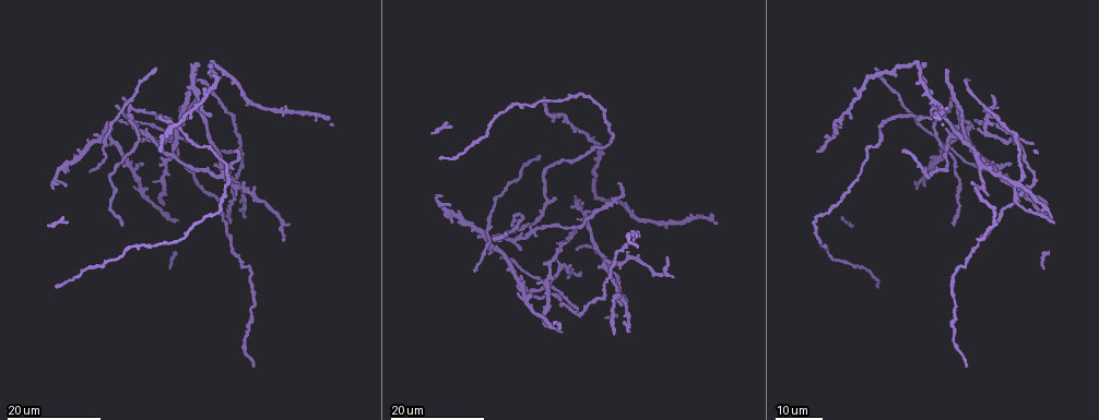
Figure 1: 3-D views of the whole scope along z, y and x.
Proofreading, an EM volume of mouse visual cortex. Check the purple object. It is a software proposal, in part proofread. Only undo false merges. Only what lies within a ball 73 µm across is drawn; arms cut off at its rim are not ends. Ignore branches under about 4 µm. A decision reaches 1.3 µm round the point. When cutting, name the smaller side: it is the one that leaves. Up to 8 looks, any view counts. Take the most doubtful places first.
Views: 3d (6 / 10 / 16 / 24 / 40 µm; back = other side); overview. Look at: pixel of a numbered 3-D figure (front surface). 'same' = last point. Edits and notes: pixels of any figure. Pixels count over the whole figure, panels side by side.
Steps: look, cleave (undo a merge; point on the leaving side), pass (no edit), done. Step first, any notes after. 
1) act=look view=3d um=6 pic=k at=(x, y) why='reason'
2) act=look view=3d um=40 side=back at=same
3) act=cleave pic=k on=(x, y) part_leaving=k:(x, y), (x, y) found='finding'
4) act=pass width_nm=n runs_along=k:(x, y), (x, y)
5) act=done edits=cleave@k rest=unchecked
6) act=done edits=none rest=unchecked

act=look view=3d um=16 pic=1 at=(488, 228) why='three arms meet'

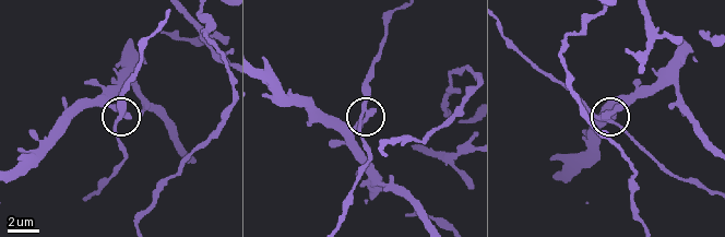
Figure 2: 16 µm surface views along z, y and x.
act=look view=3d um=6 pic=2 at=(611, 119) why='closer look'

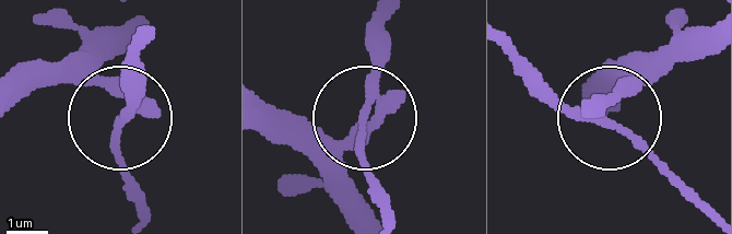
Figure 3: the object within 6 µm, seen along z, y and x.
act=pass width_nm=250 found='one neuron here'

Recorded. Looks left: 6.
act=look view=3d um=24 pic=1 at=(1018, 183) why='four-way junction'

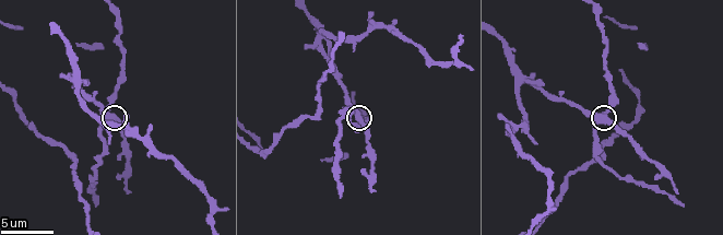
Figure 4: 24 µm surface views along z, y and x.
act=look view=3d um=10 pic=4 at=(597, 115)

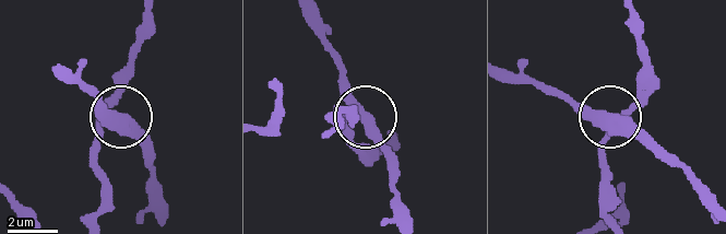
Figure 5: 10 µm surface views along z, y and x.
act=pass side_arm_um=34 arms=4 found='continuous, no second neuron'

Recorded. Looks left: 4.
act=look view=3d um=6 pic=4 at=(321, 109) why='arms part here'

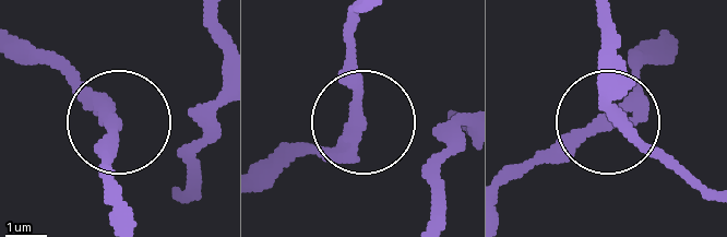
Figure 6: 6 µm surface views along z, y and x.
act=look view=3d um=6 side=back pic=6 at=(115, 121)

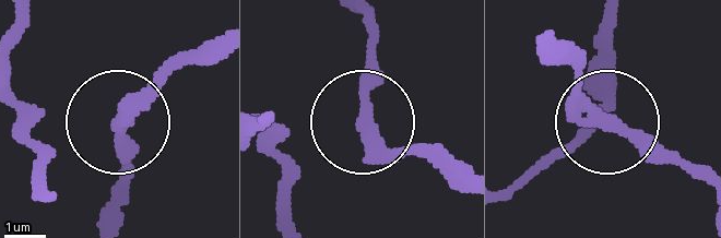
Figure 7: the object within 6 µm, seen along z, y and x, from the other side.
act=pass width_nm=250 found='all the same neuron'

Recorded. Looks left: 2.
act=look view=3d um=16 pic=1 at=(999, 169) why='four arms meet'

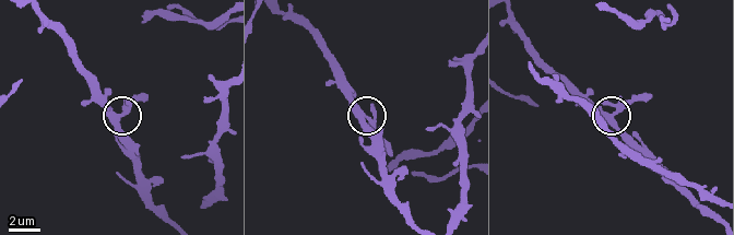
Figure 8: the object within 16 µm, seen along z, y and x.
act=look view=3d um=6 pic=8 at=(367, 116)

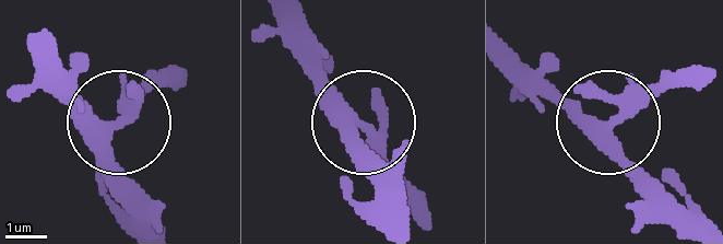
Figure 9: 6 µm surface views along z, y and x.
act=pass arms=4 found='continuous, no second neuron'

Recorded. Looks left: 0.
act=done edits=none rest=unchecked

